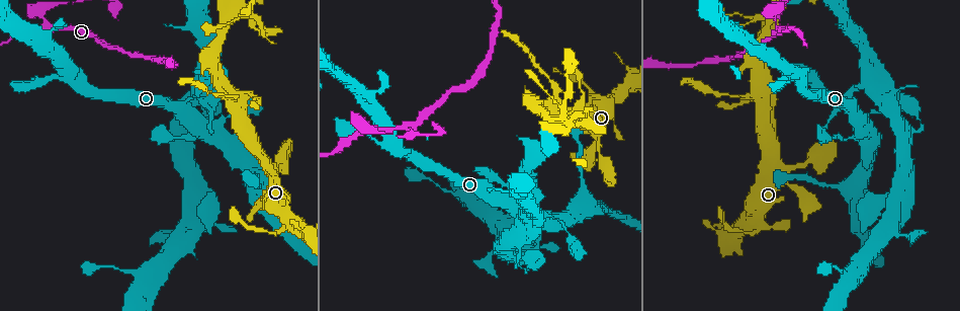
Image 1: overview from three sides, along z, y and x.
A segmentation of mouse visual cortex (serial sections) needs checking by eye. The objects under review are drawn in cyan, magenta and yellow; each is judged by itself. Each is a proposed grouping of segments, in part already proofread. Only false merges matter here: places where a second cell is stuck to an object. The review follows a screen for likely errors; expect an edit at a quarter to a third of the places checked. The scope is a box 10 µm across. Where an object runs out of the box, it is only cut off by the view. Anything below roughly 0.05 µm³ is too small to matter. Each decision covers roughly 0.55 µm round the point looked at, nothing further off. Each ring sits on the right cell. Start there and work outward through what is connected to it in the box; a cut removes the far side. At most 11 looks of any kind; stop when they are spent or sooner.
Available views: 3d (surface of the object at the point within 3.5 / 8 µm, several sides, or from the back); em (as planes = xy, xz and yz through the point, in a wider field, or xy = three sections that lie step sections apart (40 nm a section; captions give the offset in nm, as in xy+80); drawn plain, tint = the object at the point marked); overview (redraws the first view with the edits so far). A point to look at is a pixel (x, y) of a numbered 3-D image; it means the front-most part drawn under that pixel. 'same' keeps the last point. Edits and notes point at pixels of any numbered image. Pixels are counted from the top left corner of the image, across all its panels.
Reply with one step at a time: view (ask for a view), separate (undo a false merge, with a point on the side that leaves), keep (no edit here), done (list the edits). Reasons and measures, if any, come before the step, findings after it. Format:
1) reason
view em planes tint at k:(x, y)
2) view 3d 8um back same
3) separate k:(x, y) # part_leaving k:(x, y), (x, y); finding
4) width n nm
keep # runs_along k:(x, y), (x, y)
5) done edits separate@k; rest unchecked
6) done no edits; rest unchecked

three arms meet
view 3d 3.5um at 1:(522, 169)

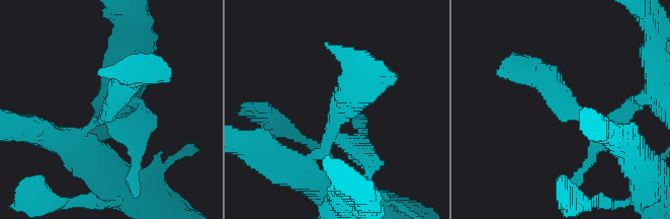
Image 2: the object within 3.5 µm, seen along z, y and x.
arms 3; arm_widths 200, 300, 400 nm
view em xy step 2 tint at 2:(569, 109)

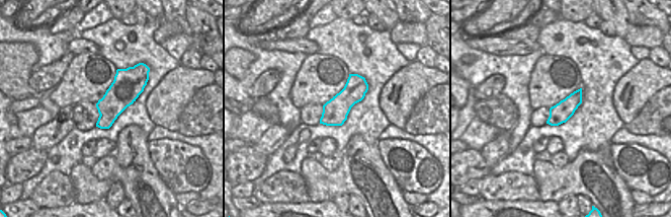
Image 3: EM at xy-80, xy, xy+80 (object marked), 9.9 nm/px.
separate 2:(590, 152) # two cells meet here

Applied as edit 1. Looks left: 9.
thin arm on a thick one
view 3d 3.5um at 1:(233, 102)

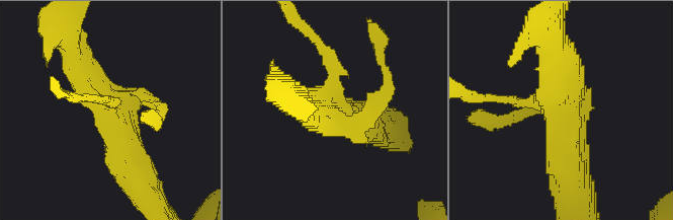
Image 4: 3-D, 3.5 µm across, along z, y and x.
view em xy step 2 tint at 4:(556, 110)

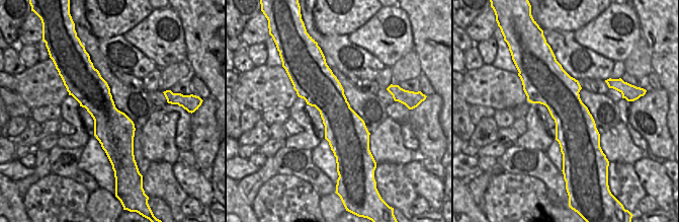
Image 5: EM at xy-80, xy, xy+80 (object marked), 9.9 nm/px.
another direction
view em planes tint same

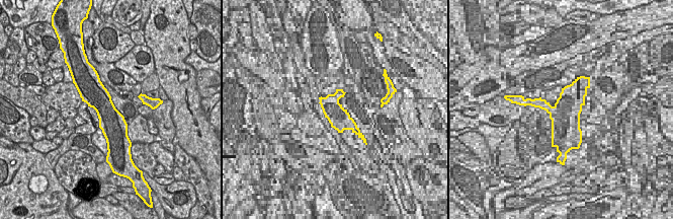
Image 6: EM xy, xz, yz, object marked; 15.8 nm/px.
width 400 nm
keep # runs_along 4:(131, 173), (114, 123), (71, 55); all the same cell

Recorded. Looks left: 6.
four-way junction
view 3d 3.5um back at 1:(228, 19)

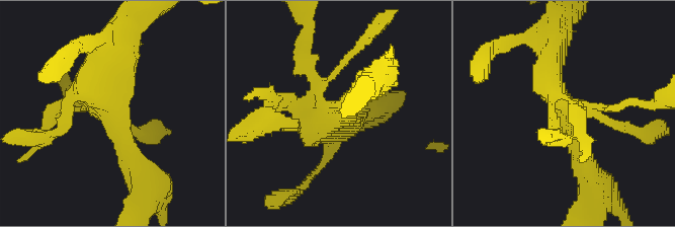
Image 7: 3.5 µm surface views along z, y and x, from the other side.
shape alone is not enough
view em xy step 1 tint at 7:(335, 113)

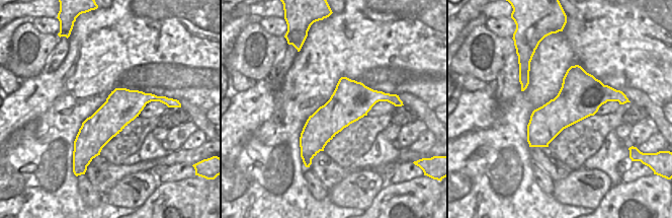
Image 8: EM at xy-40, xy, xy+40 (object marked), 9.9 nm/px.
keep # runs_along 8:(158, 98), (123, 105), (75, 154); continuous, no second cell

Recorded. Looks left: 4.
view 3d 8um at 1:(758, 231)

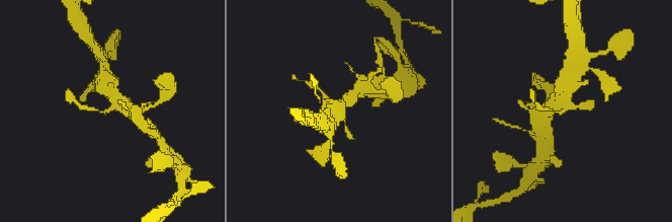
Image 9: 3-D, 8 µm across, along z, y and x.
zoom in
view 3d 3.5um same

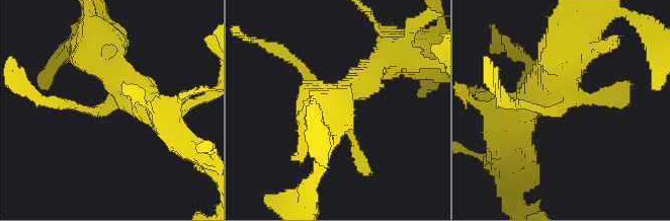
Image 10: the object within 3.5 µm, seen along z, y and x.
shape alone is not enough
view em xy step 5 tint at 10:(569, 103)

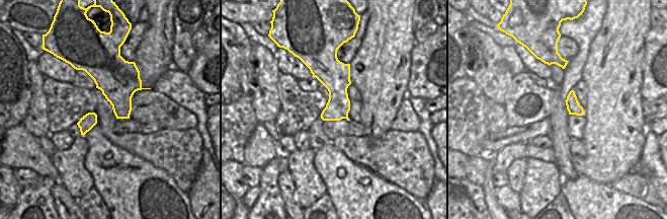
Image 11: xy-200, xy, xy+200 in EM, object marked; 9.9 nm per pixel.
keep # runs_along 10:(577, 47), (518, 105); one cell here

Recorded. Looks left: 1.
done edits separate@2; rest unchecked

